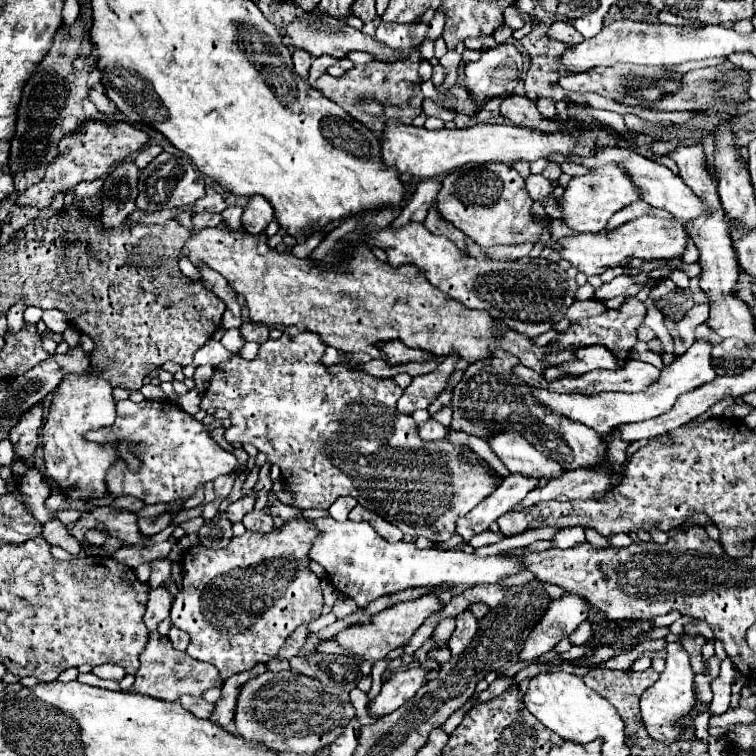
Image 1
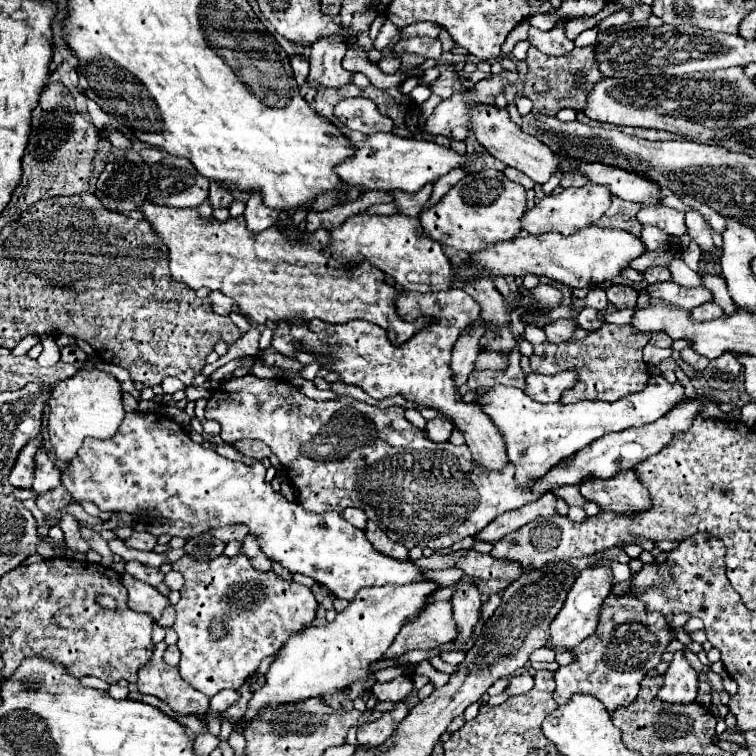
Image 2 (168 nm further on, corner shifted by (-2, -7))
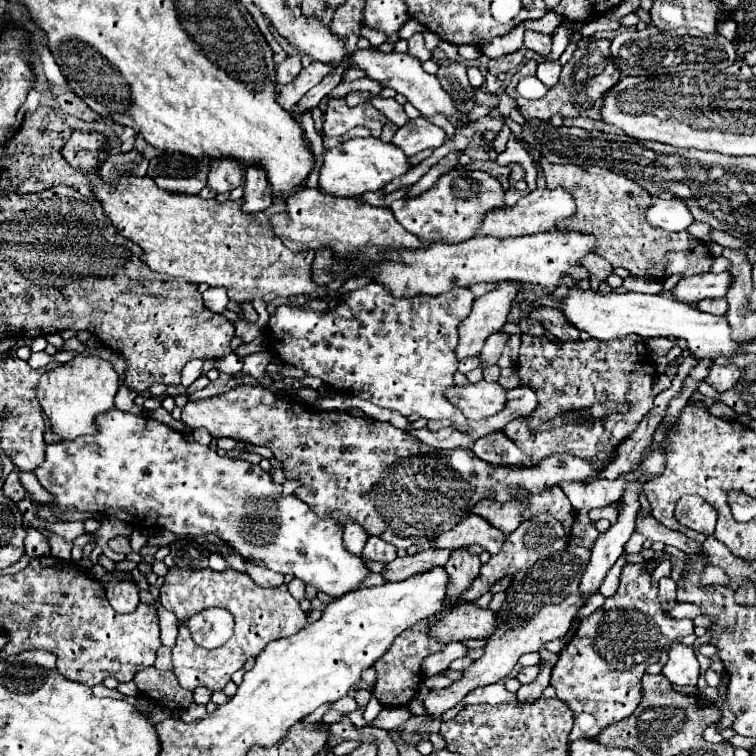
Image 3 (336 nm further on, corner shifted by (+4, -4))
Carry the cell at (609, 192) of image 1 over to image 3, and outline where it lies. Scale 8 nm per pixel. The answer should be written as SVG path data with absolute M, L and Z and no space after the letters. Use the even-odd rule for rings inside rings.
M558 187L558 189L536 189L528 195L524 195L516 205L512 207L502 207L498 211L490 211L484 221L482 221L482 235L494 235L494 237L520 237L520 235L530 235L530 233L540 233L540 231L554 231L556 221L568 219L574 215L576 203L570 191Z

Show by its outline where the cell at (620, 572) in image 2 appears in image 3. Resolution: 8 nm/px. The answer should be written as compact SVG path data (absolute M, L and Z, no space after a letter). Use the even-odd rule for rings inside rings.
M646 561L636 565L626 563L622 567L618 591L612 597L608 597L606 603L598 607L590 617L584 617L580 621L574 639L564 647L558 663L552 669L550 685L556 689L558 699L562 699L574 713L574 727L568 737L570 741L582 737L596 739L598 731L604 729L606 725L630 717L640 703L640 677L644 675L646 667L658 661L662 649L668 643L674 643L678 637L694 633L694 623L690 619L672 619L666 611L662 611L658 603L658 583L652 581L650 575L642 571L644 567Z

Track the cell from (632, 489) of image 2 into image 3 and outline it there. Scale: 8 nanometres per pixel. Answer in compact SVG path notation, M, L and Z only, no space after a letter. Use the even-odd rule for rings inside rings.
M642 509L638 511L636 533L642 533L650 541L660 541L664 545L674 545L674 547L678 547L684 553L698 553L700 551L698 543L694 543L692 539L688 539L686 535L682 535L678 531L670 531L668 527L664 527L662 523L658 523L652 513L644 515Z

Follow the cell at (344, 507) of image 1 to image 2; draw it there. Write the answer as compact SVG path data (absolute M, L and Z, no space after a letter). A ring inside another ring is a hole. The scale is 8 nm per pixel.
M348 508L348 510L342 512L342 516L344 516L350 524L354 524L358 530L366 530L368 518L366 518L366 514L364 514L360 508Z

